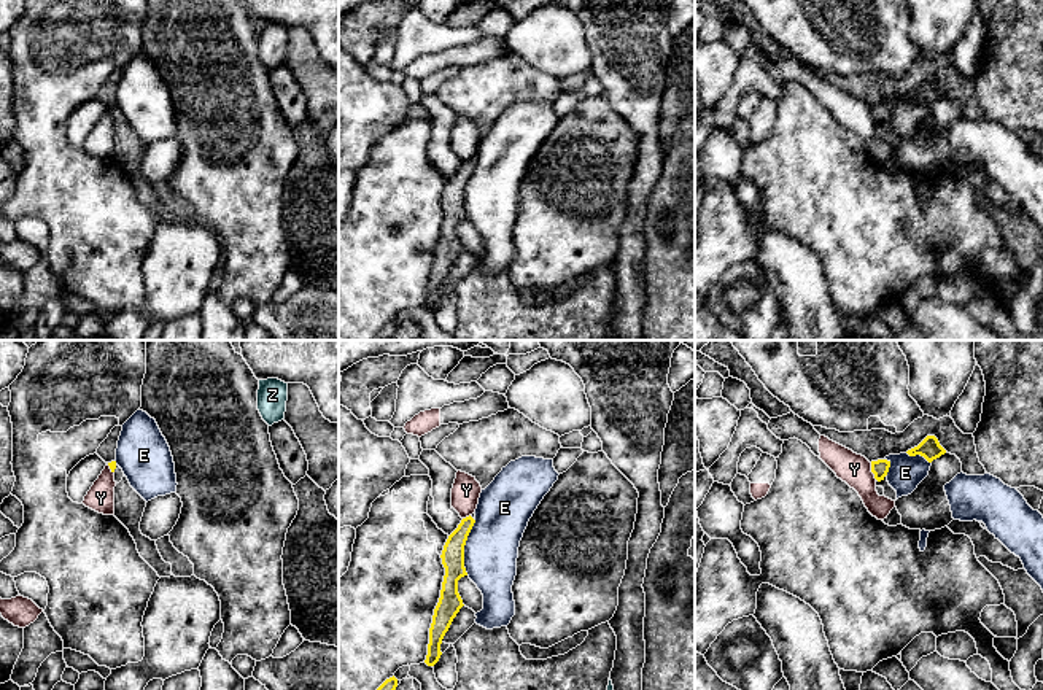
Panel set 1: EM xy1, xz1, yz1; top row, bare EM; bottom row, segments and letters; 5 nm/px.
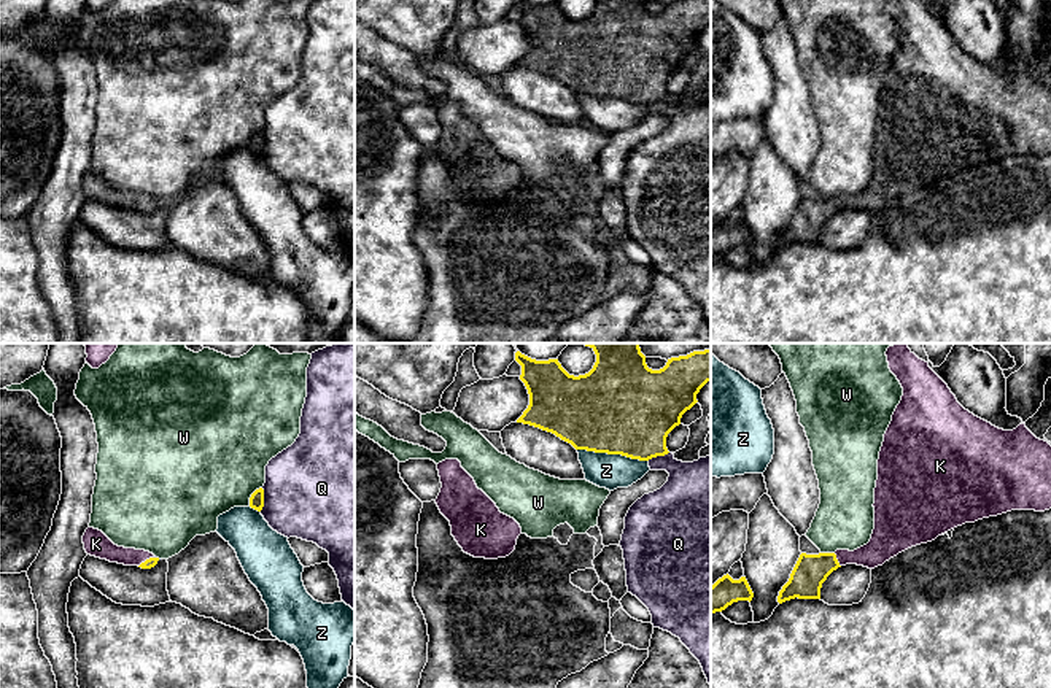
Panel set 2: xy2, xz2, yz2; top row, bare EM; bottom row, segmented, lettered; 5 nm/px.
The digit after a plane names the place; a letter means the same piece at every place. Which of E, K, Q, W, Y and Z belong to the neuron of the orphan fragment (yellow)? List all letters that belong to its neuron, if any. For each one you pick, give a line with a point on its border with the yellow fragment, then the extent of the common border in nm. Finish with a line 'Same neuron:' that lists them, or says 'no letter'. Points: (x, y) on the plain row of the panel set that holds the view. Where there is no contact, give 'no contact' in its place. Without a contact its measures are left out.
K: yz2 (837, 204) | 80 nm
Same neuron: K

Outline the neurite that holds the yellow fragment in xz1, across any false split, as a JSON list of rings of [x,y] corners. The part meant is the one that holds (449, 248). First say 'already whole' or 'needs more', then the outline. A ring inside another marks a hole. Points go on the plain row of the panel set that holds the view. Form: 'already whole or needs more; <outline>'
already whole; [[[469,159],[461,164],[458,172],[448,180],[442,194],[442,208],[445,219],[442,226],[440,242],[434,253],[432,267],[429,272],[429,288],[425,307],[434,310],[442,296],[440,288],[448,275],[453,262],[464,250],[458,237],[458,224],[467,219],[464,211],[464,189],[475,164]]]

